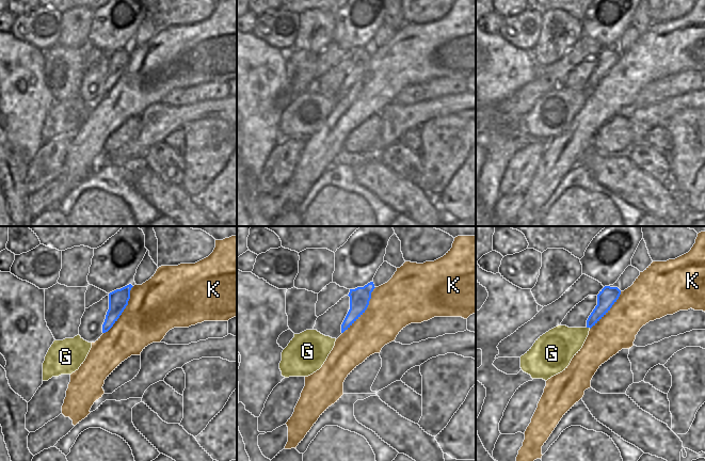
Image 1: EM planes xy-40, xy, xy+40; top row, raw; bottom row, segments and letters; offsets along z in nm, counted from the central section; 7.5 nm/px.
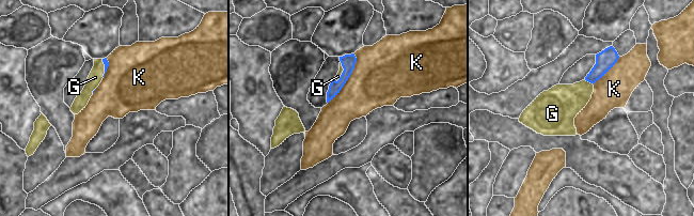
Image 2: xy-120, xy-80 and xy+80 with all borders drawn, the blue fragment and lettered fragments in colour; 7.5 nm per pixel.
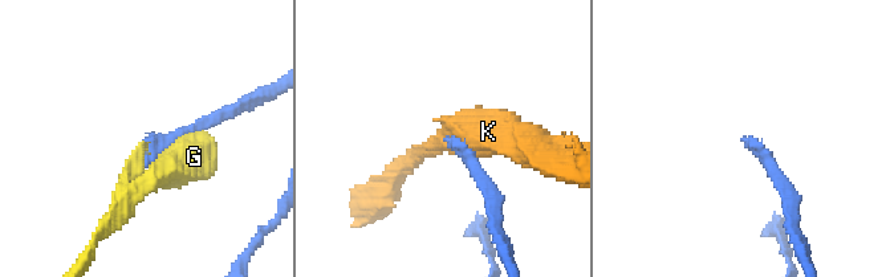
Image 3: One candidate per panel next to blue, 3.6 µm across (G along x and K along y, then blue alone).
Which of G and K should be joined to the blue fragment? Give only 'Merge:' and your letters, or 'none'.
Merge: G

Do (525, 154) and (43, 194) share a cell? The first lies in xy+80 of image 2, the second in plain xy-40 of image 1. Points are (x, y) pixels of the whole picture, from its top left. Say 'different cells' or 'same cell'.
different cells

